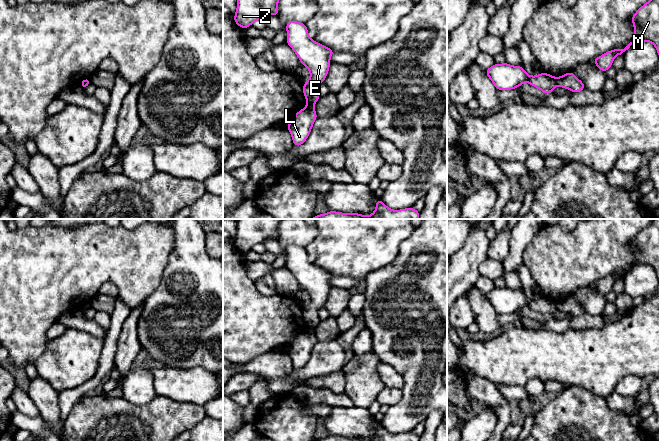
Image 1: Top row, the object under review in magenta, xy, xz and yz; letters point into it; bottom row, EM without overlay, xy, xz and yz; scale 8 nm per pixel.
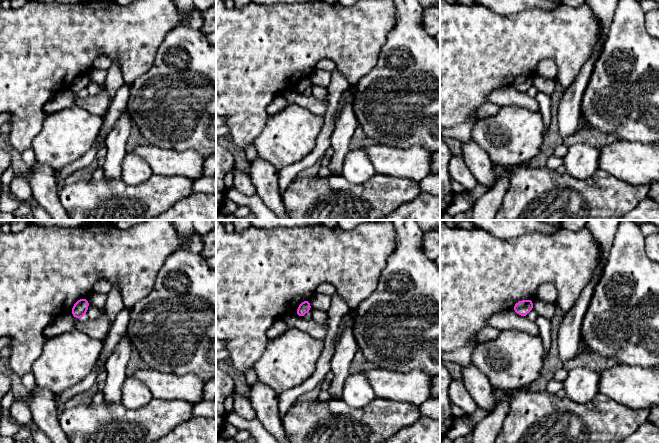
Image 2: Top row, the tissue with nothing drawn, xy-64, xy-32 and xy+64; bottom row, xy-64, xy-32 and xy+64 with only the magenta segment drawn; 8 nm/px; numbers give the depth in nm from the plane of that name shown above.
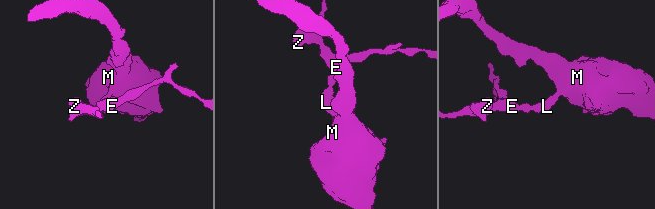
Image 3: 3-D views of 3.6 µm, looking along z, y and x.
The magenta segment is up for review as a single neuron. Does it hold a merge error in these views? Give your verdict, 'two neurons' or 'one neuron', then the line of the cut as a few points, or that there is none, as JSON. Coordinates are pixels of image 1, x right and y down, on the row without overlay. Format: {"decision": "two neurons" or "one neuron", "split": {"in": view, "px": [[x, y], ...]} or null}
{"decision": "two neurons", "split": {"in": "yz", "px": [[555, 302], [557, 309]]}}

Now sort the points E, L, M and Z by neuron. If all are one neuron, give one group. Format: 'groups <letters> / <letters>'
groups E Z / L M

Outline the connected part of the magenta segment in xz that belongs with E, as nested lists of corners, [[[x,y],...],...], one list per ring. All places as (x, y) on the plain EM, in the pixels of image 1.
[[[289,245],[286,248],[286,254],[286,267],[296,277],[300,287],[310,295],[310,303],[303,307],[303,318],[307,327],[314,329],[320,322],[318,311],[328,298],[330,281],[335,276],[313,265],[304,247]]]

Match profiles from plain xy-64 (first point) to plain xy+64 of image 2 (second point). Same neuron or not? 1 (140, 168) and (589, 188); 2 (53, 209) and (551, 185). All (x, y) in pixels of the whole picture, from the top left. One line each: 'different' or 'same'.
1: different
2: different

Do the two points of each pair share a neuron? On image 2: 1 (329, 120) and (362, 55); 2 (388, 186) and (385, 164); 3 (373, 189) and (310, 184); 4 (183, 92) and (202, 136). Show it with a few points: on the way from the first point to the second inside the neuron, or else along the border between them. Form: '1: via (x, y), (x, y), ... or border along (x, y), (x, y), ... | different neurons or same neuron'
1: border along (336, 67), (350, 85) | different neurons
2: border along (377, 174), (406, 177), (410, 180) | different neurons
3: via (357, 195), (326, 195) | same neuron
4: via (194, 103), (202, 111), (202, 125) | same neuron

